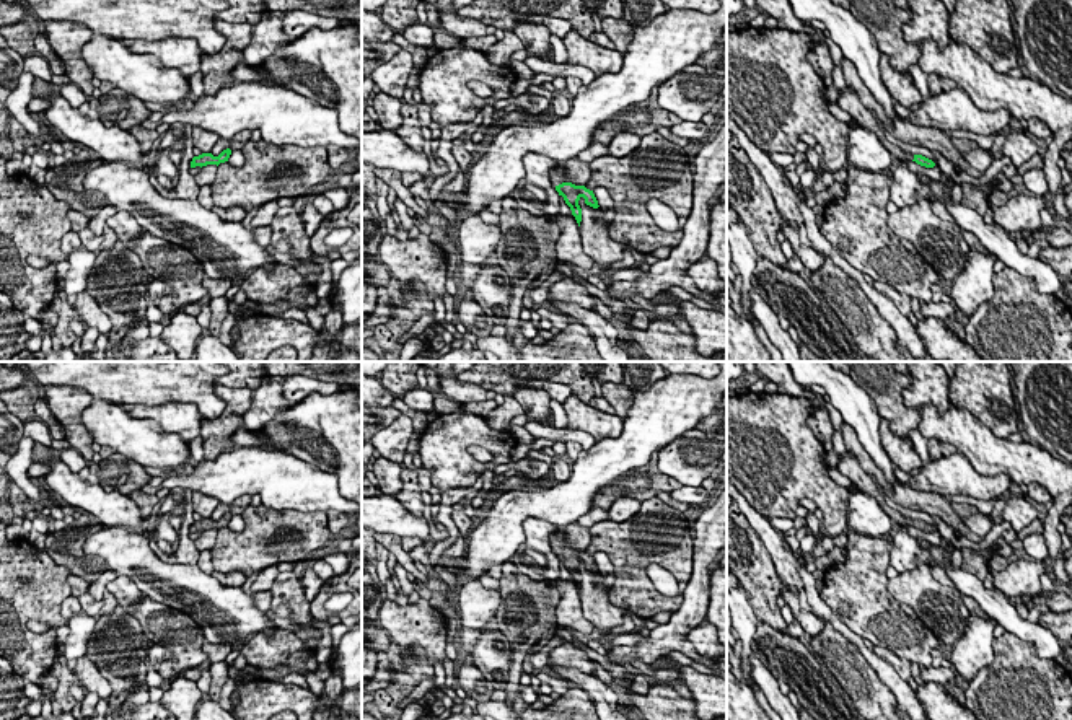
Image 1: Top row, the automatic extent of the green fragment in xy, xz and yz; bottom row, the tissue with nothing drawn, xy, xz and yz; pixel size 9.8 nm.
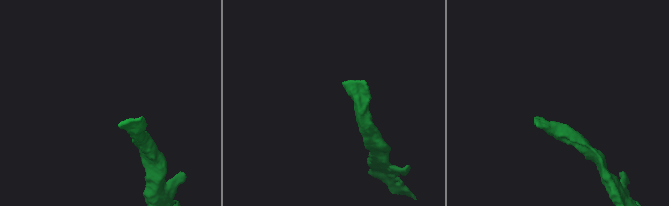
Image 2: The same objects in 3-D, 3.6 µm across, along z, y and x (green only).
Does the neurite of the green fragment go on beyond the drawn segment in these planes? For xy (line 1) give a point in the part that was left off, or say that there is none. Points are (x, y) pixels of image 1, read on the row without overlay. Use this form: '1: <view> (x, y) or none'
1: none

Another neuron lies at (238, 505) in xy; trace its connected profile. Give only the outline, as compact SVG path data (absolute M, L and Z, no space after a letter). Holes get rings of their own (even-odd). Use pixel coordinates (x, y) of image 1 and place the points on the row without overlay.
M243 495L239 498L236 498L233 503L230 505L223 505L220 503L213 513L212 513L212 520L218 521L223 515L230 513L230 515L243 515L244 508L251 505L251 495Z

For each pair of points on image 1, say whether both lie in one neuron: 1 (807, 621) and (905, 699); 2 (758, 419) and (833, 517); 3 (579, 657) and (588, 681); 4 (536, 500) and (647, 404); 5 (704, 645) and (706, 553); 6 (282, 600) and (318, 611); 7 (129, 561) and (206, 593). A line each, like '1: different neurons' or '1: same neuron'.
1: different neurons
2: same neuron
3: different neurons
4: same neuron
5: different neurons
6: different neurons
7: same neuron

